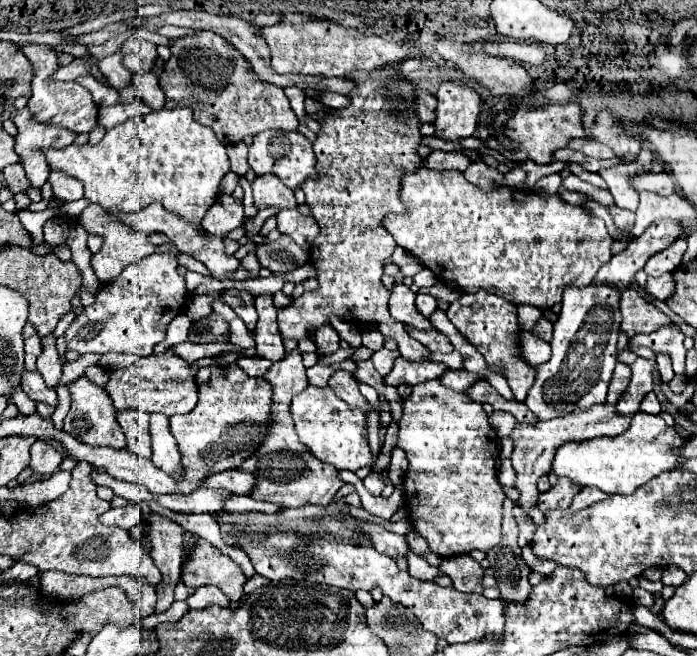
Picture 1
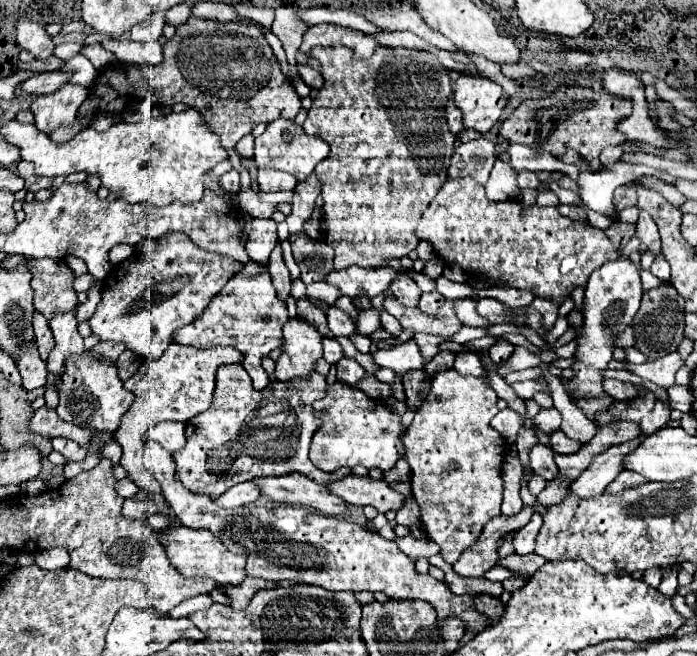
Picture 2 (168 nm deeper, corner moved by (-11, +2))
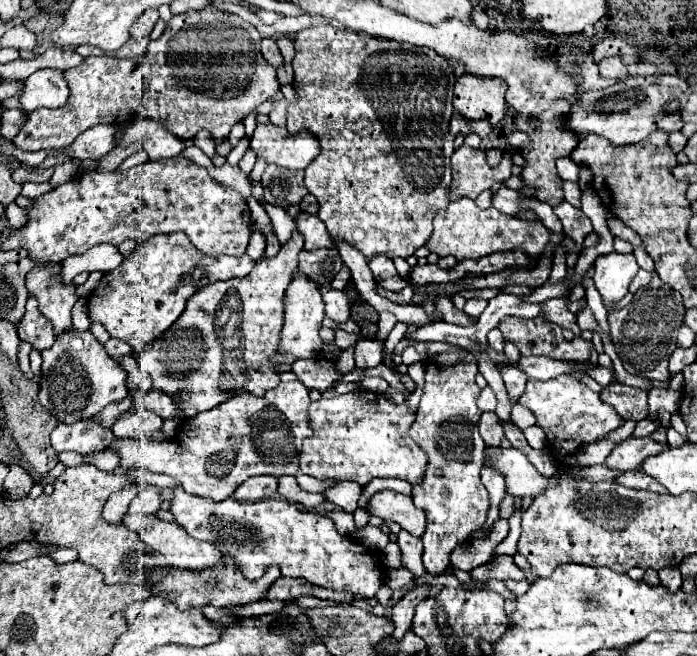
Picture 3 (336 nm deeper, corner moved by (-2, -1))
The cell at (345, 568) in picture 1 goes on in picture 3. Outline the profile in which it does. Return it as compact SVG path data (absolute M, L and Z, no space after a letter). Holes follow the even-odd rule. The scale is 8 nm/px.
M172 488L172 502L170 512L174 514L174 522L180 524L192 538L204 540L210 544L224 544L222 556L226 560L236 560L238 570L248 578L256 580L260 578L270 566L278 566L282 576L292 578L304 578L310 584L326 590L346 590L352 594L362 594L364 598L374 598L374 594L384 584L384 568L378 562L378 552L362 546L358 540L342 536L334 522L328 516L322 516L318 512L304 512L290 504L288 500L258 500L258 502L238 502L232 498L226 498L222 502L206 500L202 496L190 496L182 488Z

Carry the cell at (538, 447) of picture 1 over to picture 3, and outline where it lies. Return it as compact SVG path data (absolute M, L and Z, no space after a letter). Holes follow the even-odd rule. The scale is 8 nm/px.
M652 388L648 392L648 418L656 418L660 410L676 412L678 404L680 404L680 392Z

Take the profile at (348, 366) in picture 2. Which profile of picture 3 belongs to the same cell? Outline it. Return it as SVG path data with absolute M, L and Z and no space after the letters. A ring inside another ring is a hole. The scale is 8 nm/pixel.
M344 350L342 356L336 360L336 372L340 376L346 376L348 372L354 370L354 358L352 358L352 350Z

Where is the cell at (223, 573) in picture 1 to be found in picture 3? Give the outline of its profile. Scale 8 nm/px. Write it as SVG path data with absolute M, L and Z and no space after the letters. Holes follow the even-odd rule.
M128 514L122 518L122 522L128 524L130 528L134 528L134 532L138 532L140 538L152 550L160 552L168 560L168 564L174 568L202 572L206 568L214 568L222 560L222 554L218 552L218 548L214 548L214 544L194 540L188 532L182 532L182 528L178 528L176 522L164 522L164 520L158 520L156 516L128 516Z

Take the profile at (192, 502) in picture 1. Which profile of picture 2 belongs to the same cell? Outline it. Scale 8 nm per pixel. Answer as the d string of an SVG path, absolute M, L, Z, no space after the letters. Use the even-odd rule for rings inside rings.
M247 481L247 483L239 483L235 487L231 487L229 491L225 491L219 499L215 499L221 507L243 507L243 505L249 505L249 503L255 503L257 499L261 497L259 493L259 487L253 483L253 481Z

